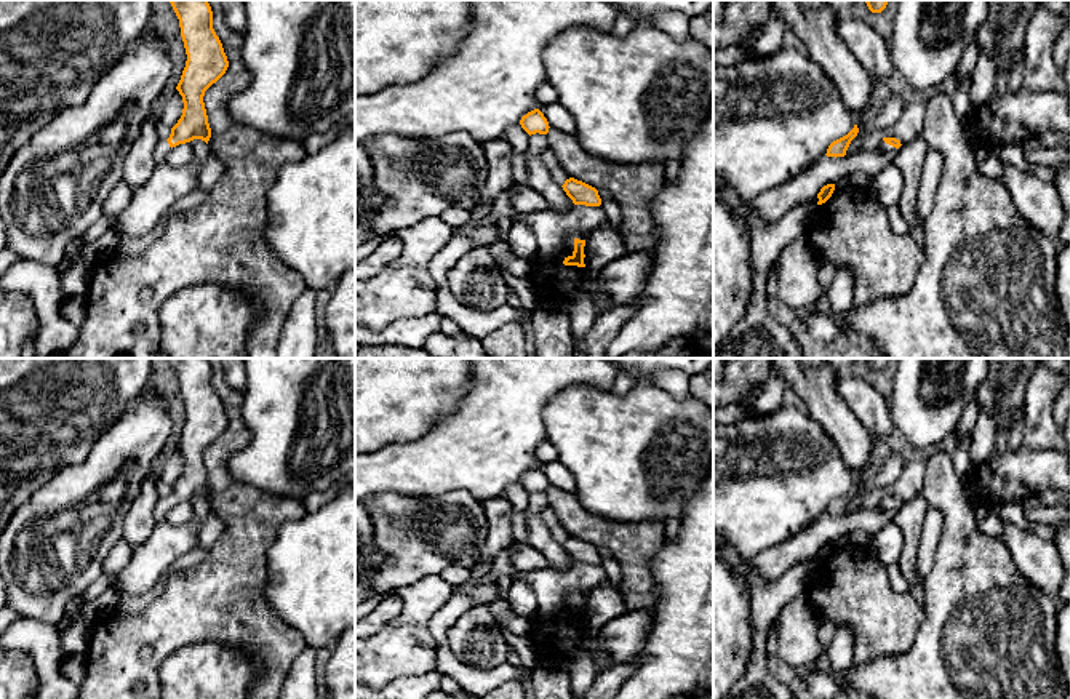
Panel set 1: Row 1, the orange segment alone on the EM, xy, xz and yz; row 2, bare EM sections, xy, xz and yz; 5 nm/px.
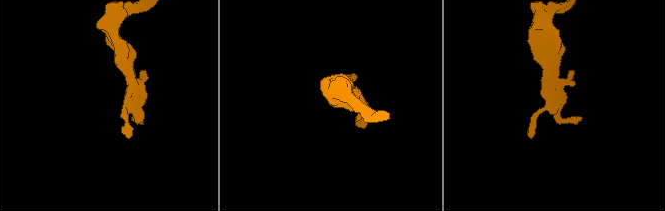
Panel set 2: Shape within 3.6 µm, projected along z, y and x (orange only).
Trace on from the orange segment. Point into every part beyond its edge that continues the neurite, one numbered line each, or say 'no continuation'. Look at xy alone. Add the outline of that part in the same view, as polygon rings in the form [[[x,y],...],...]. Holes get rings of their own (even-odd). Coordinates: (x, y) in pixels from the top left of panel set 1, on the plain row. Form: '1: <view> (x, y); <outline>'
1: xy (162, 507); [[[166,497],[160,499],[160,502],[155,507],[155,525],[160,525],[160,523],[165,521],[165,515],[166,515],[166,512],[168,512],[170,507],[171,505],[170,505],[170,502],[168,502]]]

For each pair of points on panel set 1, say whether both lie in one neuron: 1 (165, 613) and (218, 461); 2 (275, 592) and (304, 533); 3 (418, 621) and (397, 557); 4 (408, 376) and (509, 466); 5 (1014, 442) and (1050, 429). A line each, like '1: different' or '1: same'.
1: same
2: same
3: different
4: different
5: different

